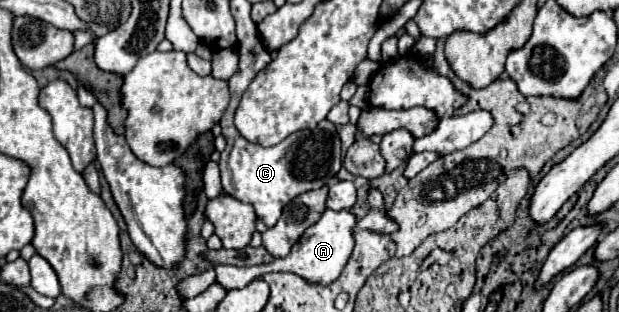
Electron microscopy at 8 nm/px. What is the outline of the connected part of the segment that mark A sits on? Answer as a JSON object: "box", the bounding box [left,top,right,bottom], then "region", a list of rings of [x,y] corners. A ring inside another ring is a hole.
{"box":[270,209,356,285],"region":[[[326,209],[324,215],[320,217],[320,221],[302,235],[302,239],[292,247],[292,251],[286,257],[274,259],[274,263],[270,263],[272,271],[292,271],[310,283],[330,285],[332,281],[336,281],[340,277],[342,269],[346,267],[346,263],[352,255],[354,225],[356,225],[356,215],[352,211]]]}

